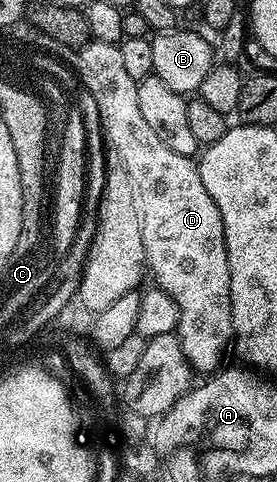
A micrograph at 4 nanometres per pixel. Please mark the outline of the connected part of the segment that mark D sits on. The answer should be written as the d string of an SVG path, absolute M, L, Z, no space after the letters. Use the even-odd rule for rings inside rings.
M91 39L77 50L76 56L77 78L95 99L105 140L120 159L120 163L124 163L128 179L132 179L132 187L136 187L146 263L152 277L154 273L158 280L155 281L157 288L163 289L178 304L181 319L176 332L178 340L182 342L182 350L195 370L200 369L206 373L204 375L213 374L223 364L222 356L225 355L226 348L231 348L234 336L230 314L228 251L224 243L224 223L220 219L220 211L216 203L212 203L212 195L208 195L200 179L195 158L176 155L176 151L172 151L172 147L168 147L168 143L164 143L164 139L160 139L160 135L156 135L156 131L148 127L144 114L140 111L140 99L136 96L138 82L132 79L132 75L128 75L118 46Z

